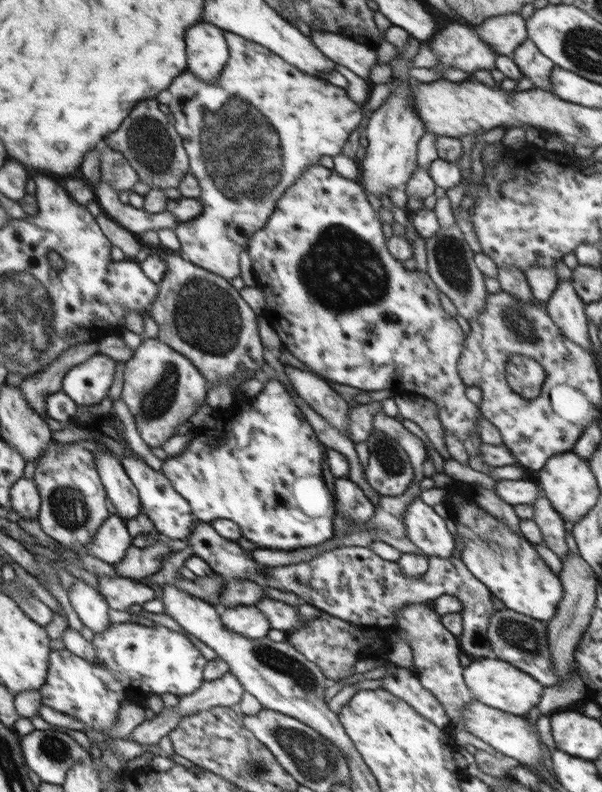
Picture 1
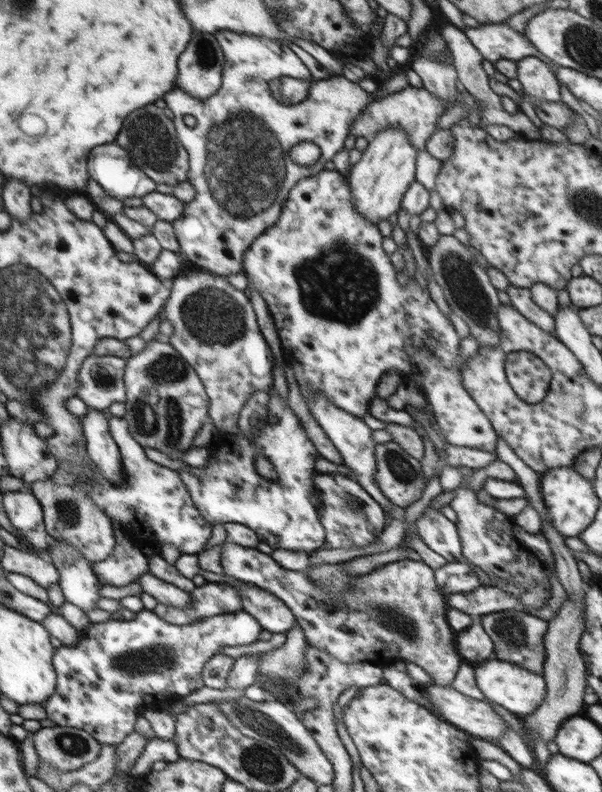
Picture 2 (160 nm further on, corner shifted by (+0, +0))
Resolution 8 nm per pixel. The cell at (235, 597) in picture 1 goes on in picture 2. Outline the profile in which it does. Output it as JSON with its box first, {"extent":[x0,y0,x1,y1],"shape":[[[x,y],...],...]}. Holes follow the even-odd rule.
{"extent":[153,582,242,626],"shape":[[[206,582],[203,586],[196,587],[191,593],[191,596],[192,603],[189,607],[180,608],[158,603],[153,611],[166,622],[182,626],[195,622],[195,620],[210,618],[218,614],[232,613],[242,609],[242,599],[240,599],[240,595],[238,595],[238,590],[226,583]]]}

